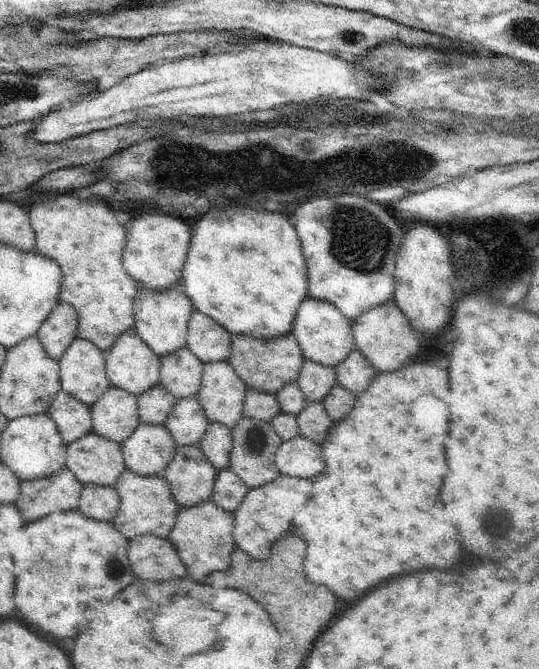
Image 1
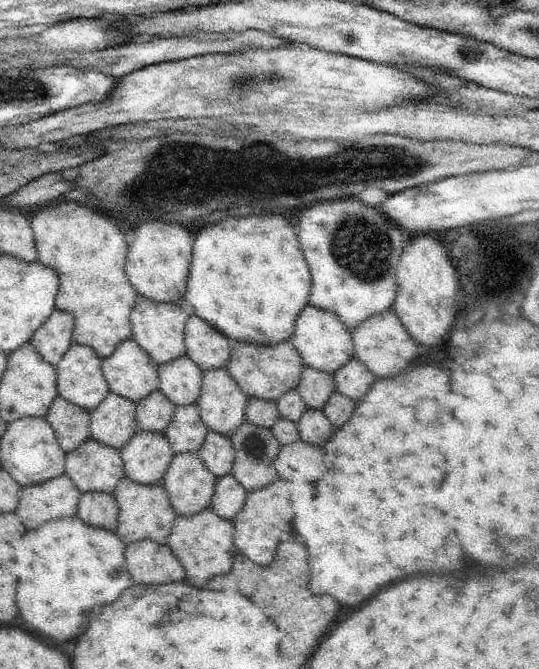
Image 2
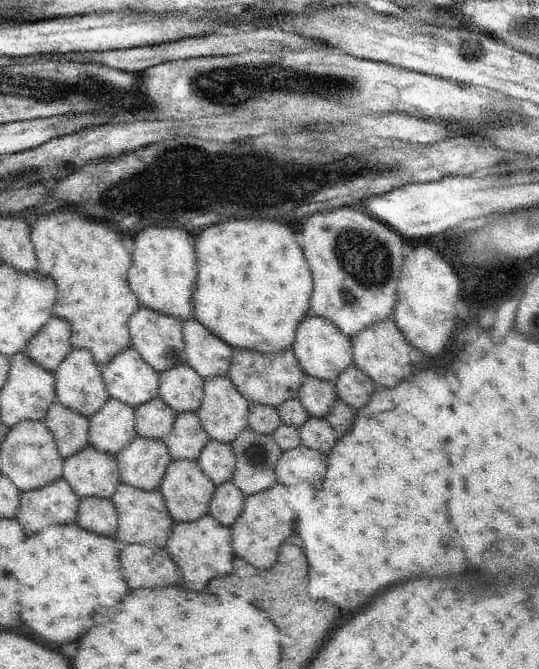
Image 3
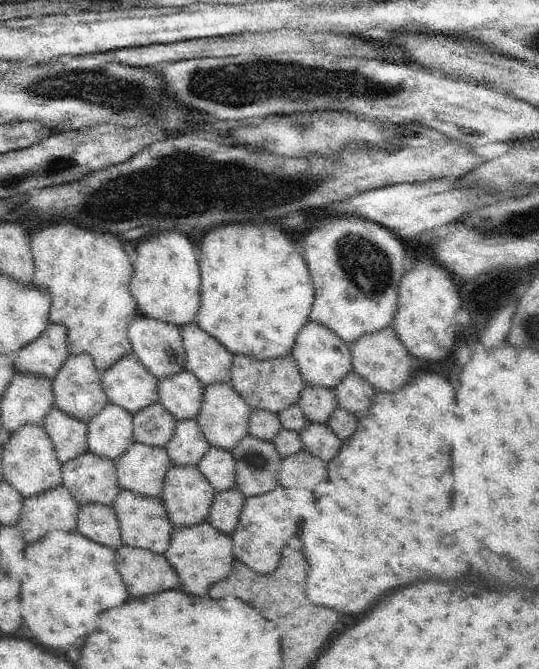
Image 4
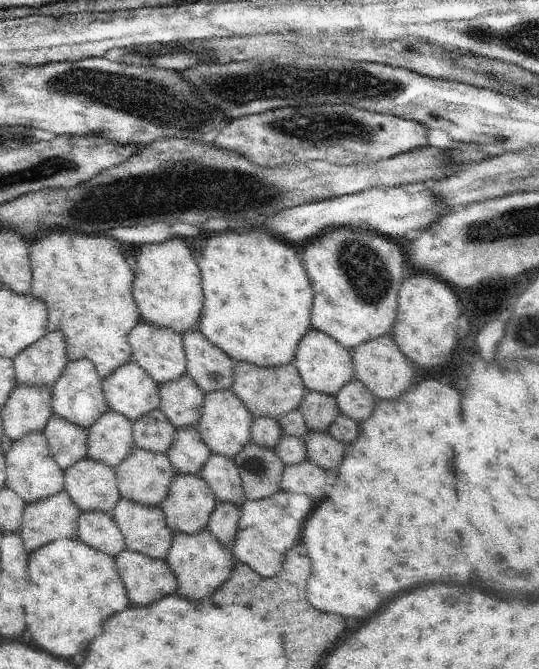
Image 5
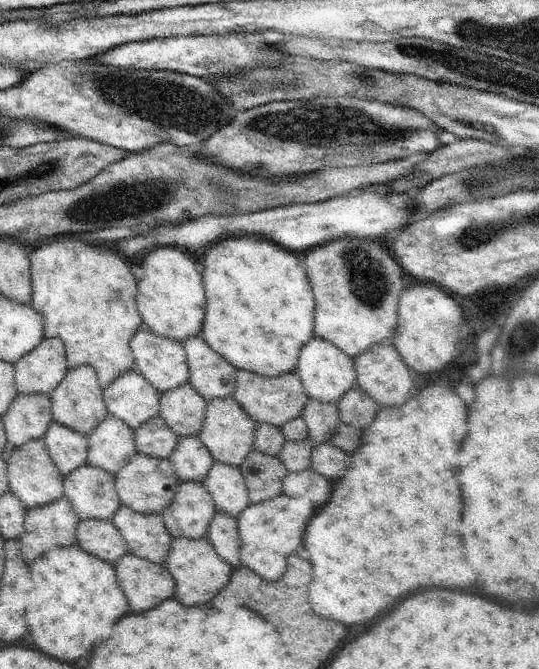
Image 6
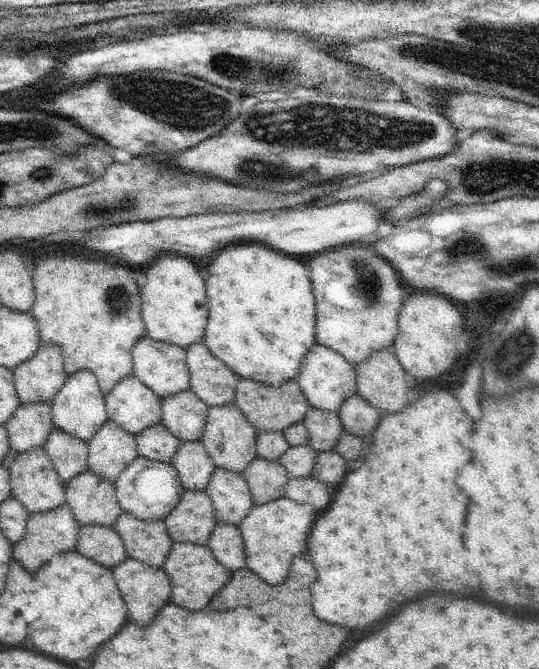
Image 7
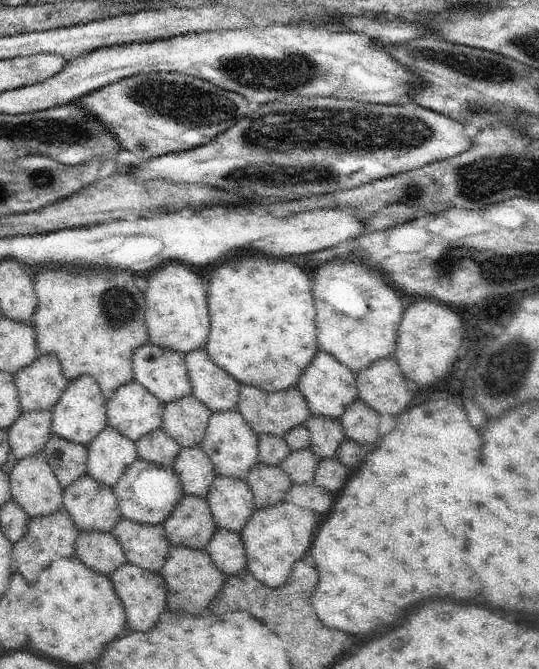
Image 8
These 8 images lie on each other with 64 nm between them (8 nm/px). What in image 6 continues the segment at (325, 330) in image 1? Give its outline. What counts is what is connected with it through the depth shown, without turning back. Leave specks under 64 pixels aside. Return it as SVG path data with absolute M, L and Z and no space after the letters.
M315 335L302 348L302 352L298 356L295 374L298 376L298 380L300 380L310 400L318 400L318 402L325 403L336 403L357 382L353 358L343 353L332 342L326 339L322 340L322 338L318 338Z

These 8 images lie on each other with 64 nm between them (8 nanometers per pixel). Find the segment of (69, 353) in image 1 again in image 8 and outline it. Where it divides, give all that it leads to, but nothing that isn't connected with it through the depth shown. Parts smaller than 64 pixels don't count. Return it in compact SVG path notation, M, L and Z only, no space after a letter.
M82 375L68 383L66 390L51 408L51 432L69 441L88 446L107 425L107 401L98 381L90 375Z

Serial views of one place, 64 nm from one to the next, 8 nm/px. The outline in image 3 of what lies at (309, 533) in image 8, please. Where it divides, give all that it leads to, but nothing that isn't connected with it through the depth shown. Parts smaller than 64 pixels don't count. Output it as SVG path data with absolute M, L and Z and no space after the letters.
M277 483L270 490L247 498L244 509L231 528L233 549L238 557L260 570L268 570L277 561L280 545L288 536L298 535L296 524L306 502L314 498L314 490L308 484L286 486Z

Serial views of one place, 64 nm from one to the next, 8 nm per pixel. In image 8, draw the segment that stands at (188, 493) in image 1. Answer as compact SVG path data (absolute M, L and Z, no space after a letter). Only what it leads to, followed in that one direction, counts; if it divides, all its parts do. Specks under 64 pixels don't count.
M186 494L163 525L172 547L195 549L205 549L218 529L207 497Z

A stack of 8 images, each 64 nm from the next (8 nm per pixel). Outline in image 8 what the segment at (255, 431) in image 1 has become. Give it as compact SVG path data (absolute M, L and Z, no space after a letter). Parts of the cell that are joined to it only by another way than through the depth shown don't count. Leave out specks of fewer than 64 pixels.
M263 462L252 466L246 480L253 490L254 502L258 509L284 501L286 491L293 483L281 465L267 465Z

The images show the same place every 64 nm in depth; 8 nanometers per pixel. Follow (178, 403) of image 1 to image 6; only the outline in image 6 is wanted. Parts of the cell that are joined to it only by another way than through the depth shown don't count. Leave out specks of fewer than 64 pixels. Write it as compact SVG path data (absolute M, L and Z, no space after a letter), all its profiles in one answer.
M199 436L179 438L169 459L174 464L176 475L182 482L202 484L206 480L208 470L214 464L212 454L208 452Z

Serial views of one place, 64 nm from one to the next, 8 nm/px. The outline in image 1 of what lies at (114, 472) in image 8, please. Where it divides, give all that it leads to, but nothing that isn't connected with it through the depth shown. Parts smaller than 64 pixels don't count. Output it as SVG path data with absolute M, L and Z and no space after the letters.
M108 387L91 405L92 431L122 444L140 423L137 400L127 390Z

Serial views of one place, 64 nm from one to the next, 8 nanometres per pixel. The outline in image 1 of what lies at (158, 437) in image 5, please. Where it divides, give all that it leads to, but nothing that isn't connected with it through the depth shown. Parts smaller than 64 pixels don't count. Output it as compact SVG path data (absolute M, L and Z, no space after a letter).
M162 384L145 390L137 400L140 422L164 423L173 409L175 399L175 396Z

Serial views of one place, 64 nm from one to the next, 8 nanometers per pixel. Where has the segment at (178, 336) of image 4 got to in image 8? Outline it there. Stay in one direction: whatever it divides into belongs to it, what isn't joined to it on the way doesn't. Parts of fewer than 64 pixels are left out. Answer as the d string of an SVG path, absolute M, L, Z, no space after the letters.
M146 342L134 351L132 366L134 380L164 405L192 392L181 352Z

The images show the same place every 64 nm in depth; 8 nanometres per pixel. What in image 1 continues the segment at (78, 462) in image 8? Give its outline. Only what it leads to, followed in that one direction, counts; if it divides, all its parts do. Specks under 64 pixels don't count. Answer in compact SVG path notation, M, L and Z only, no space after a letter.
M62 389L56 393L47 413L56 423L65 446L92 431L91 405Z

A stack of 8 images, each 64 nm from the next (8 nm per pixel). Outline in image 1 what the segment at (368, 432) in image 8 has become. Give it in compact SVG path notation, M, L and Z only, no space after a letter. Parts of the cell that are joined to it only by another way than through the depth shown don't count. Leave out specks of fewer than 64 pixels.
M356 348L352 349L335 368L337 382L356 396L362 394L362 390L366 390L372 378L376 378L374 372L376 370L371 362Z

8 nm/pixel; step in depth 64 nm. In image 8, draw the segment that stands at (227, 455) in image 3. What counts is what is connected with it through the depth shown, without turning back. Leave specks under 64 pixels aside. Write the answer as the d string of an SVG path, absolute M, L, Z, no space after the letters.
M216 475L206 497L217 528L238 534L257 508L253 490L246 479Z

